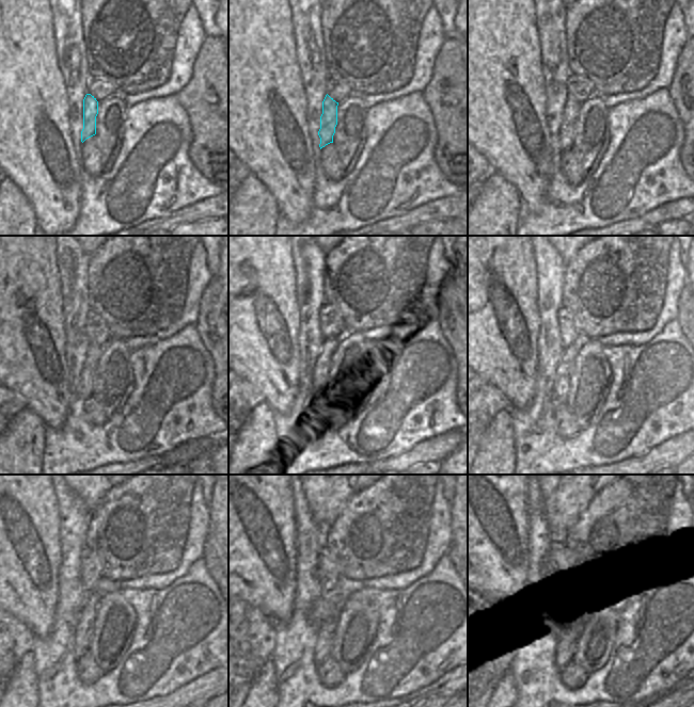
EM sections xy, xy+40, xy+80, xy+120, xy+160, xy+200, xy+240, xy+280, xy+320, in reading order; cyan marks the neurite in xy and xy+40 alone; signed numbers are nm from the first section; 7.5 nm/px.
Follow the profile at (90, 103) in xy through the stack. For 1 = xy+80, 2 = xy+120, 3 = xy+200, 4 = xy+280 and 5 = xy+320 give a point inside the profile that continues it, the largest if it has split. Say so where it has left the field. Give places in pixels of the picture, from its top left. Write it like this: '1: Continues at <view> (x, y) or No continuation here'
1: Continues at xy+80 (571, 108)
2: Continues at xy+120 (94, 351)
3: Continues at xy+200 (562, 385)
4: Continues at xy+280 (325, 635)
5: Continues at xy+320 (564, 646).

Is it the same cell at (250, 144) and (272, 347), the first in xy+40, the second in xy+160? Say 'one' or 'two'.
one

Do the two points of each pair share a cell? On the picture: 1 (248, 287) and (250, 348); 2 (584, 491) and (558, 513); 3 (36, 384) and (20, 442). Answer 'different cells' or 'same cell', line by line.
1: same cell
2: same cell
3: different cells

